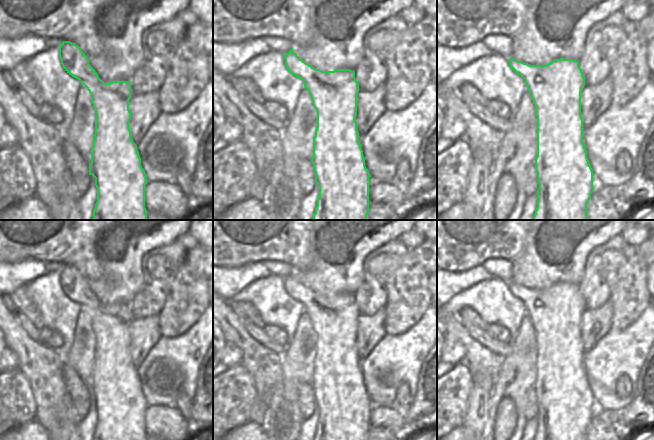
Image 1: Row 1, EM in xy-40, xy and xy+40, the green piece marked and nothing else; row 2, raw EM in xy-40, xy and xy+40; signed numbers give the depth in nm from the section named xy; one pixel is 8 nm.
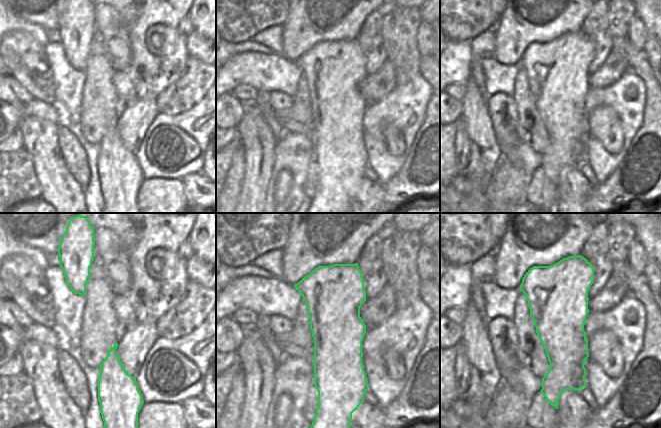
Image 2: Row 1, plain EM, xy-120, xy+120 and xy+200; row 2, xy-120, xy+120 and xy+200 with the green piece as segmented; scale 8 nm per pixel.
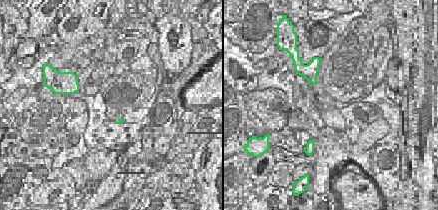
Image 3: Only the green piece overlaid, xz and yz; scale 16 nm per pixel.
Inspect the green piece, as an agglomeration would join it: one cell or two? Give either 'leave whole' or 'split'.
leave whole

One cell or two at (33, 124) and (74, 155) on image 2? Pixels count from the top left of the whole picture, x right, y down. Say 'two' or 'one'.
two

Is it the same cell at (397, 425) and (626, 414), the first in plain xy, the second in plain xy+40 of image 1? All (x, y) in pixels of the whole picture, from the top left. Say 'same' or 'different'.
different

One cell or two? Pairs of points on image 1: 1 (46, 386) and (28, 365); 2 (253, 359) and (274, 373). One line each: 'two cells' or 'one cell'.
1: one cell
2: one cell

